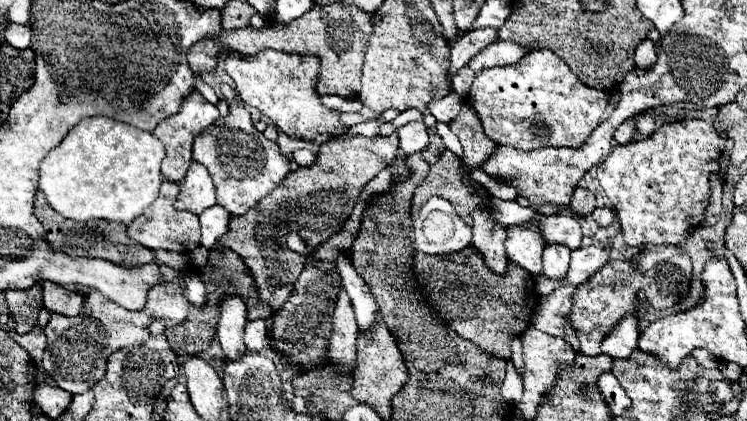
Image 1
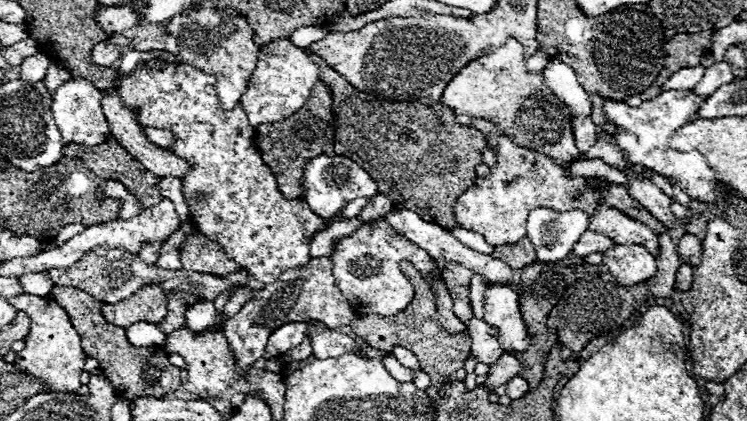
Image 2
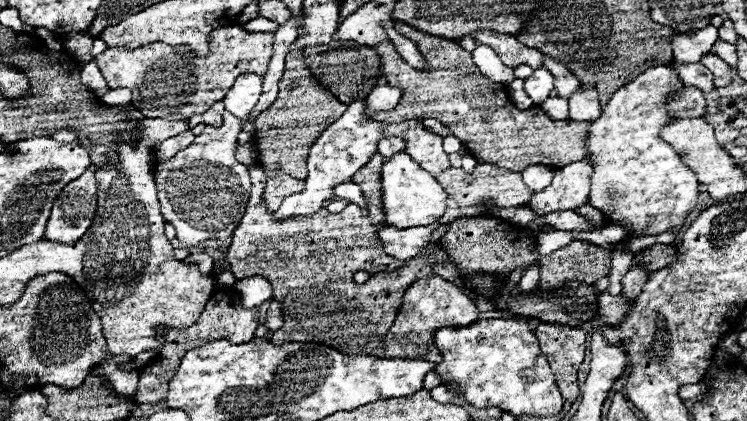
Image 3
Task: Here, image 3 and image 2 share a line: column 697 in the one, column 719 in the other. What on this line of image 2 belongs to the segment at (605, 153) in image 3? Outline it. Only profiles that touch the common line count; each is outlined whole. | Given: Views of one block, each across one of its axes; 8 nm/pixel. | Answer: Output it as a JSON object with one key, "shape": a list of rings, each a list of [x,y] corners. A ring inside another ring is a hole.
{"shape":[[[668,90],[656,96],[654,100],[642,102],[642,108],[630,108],[624,102],[606,100],[604,112],[608,112],[612,124],[622,128],[612,138],[632,160],[632,164],[654,170],[664,178],[672,178],[692,200],[712,204],[730,192],[726,182],[718,180],[716,172],[708,166],[706,158],[700,152],[678,152],[670,148],[670,138],[674,136],[674,132],[684,124],[696,120],[696,112],[704,100],[706,100],[704,96],[696,96],[690,90]]]}

